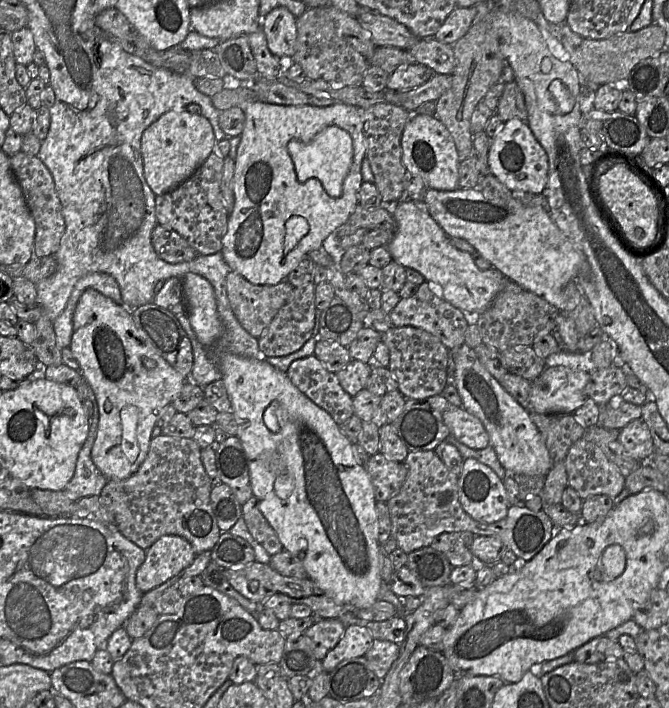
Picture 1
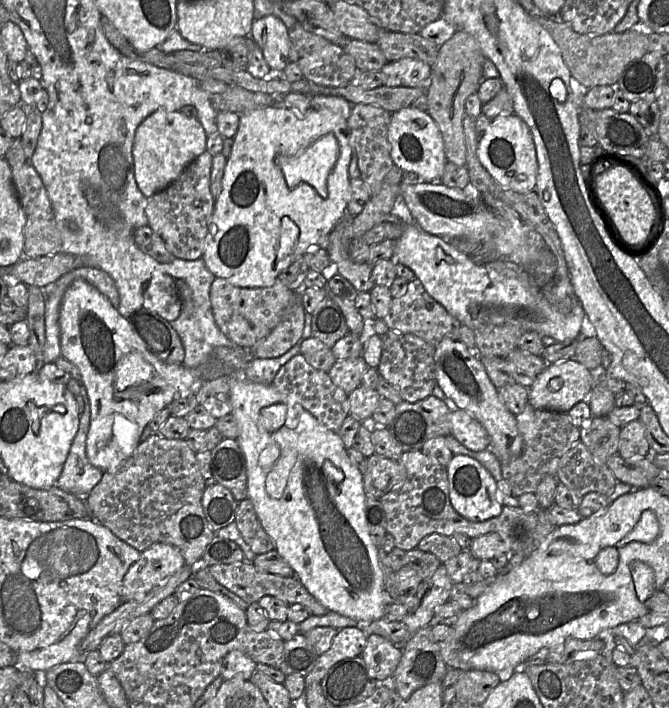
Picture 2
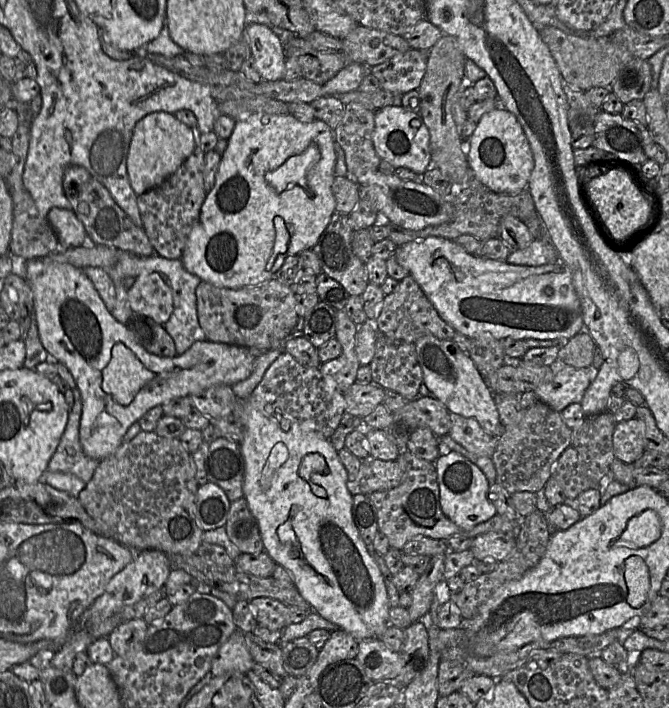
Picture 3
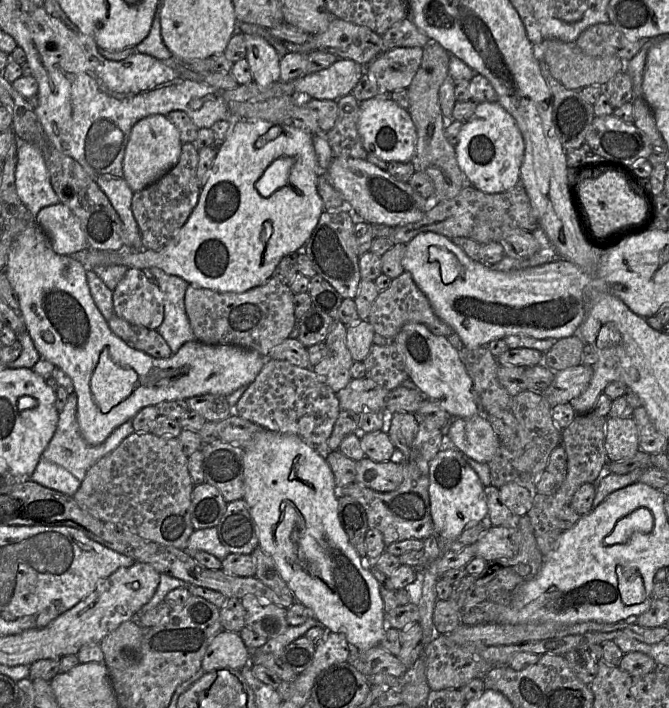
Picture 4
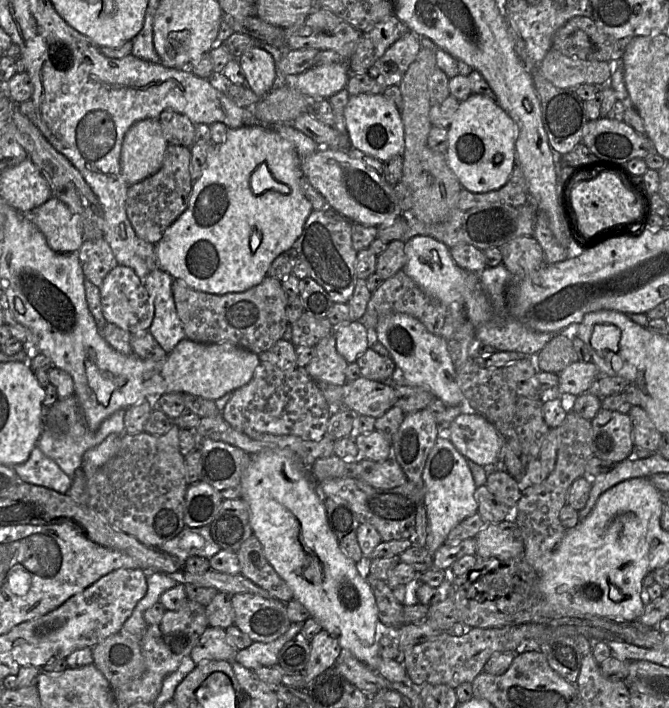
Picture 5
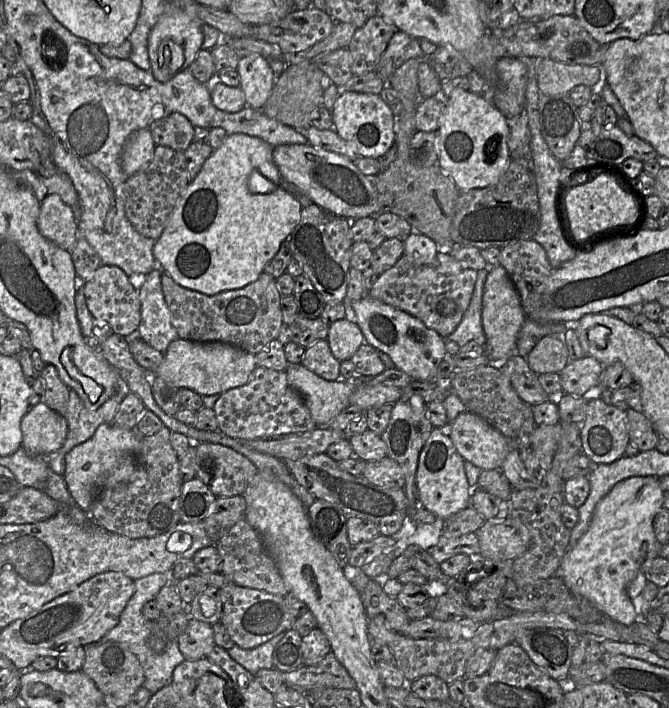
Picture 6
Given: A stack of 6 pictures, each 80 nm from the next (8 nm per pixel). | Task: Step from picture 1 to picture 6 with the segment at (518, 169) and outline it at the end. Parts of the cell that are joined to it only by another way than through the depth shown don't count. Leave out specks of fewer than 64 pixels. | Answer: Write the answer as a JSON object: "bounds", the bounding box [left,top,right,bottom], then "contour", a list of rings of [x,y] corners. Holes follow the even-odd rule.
{"bounds":[435,89,511,190],"contour":[[[455,89],[447,97],[436,130],[435,150],[438,154],[438,165],[444,173],[451,177],[459,190],[493,186],[499,182],[511,161],[511,152],[508,146],[509,135],[508,119],[499,109],[470,90]]]}

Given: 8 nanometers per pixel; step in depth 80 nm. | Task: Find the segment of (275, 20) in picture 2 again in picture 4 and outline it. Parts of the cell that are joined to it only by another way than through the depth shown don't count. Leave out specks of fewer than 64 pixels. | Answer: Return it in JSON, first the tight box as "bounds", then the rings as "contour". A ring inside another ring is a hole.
{"bounds":[245,34,281,87],"contour":[[[245,34],[245,40],[253,82],[268,87],[280,81],[281,56],[276,49],[261,36]]]}

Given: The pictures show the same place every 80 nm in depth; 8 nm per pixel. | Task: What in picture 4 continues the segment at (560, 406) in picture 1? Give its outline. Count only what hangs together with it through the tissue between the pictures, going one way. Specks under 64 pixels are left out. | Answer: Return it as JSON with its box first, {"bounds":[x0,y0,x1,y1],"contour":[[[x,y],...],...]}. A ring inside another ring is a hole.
{"bounds":[542,364,593,407],"contour":[[[586,364],[572,366],[555,373],[552,384],[542,393],[551,407],[566,404],[582,395],[593,376],[593,367]]]}

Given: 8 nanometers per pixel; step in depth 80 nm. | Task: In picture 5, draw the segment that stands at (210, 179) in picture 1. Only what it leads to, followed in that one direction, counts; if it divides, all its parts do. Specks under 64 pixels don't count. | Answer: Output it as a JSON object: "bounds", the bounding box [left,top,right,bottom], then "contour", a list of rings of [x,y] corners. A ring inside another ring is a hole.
{"bounds":[126,144,193,245],"contour":[[[169,144],[159,170],[128,186],[126,213],[135,232],[141,239],[156,245],[171,224],[188,207],[193,186],[190,161],[190,147]]]}

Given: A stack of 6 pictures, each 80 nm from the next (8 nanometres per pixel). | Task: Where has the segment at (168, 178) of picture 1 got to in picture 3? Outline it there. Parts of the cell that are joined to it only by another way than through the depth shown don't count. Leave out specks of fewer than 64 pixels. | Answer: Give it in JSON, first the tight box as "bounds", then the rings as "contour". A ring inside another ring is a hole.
{"bounds":[127,111,197,196],"contour":[[[163,111],[148,114],[136,123],[127,157],[127,172],[137,196],[160,185],[181,166],[197,147],[197,131],[180,122],[174,114]]]}

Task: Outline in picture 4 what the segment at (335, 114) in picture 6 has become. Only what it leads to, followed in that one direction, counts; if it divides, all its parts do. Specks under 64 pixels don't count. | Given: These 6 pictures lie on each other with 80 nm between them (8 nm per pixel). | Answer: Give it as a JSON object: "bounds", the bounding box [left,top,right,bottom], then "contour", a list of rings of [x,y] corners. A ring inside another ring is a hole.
{"bounds":[358,96,417,162],"contour":[[[377,96],[360,102],[358,133],[369,154],[389,162],[411,162],[415,155],[417,133],[407,110],[388,96]]]}

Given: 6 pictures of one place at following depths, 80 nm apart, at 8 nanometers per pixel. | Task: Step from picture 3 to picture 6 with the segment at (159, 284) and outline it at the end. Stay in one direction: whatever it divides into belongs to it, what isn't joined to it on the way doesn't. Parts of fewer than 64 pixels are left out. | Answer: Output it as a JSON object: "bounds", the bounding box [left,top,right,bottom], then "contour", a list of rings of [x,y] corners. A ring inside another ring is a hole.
{"bounds":[81,266,141,336],"contour":[[[100,266],[89,280],[81,280],[81,289],[93,318],[106,321],[113,333],[128,336],[138,330],[141,321],[139,289],[131,283],[129,275],[121,268]]]}

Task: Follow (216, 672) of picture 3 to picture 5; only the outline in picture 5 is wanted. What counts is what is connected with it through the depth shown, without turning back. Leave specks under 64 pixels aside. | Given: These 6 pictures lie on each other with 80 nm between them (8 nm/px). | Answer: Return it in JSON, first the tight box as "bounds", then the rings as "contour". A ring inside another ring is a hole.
{"bounds":[189,626,237,664],"contour":[[[209,626],[201,635],[189,657],[195,664],[209,660],[231,662],[234,661],[237,651],[227,643],[224,629]]]}

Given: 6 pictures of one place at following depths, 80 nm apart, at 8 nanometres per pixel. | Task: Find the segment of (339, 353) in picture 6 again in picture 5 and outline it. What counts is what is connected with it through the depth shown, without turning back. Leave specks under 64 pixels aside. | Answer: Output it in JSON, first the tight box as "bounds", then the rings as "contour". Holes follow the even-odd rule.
{"bounds":[333,321,368,363],"contour":[[[350,321],[333,327],[337,352],[347,361],[353,363],[368,348],[368,329],[360,321]]]}

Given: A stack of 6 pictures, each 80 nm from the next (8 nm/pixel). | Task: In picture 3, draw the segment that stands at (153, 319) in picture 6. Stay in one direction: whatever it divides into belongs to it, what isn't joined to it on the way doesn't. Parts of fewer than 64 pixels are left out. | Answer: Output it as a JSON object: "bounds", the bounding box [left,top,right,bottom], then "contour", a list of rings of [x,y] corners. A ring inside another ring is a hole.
{"bounds":[143,254,206,355],"contour":[[[156,254],[143,258],[143,270],[158,273],[171,288],[173,312],[163,327],[174,340],[177,355],[185,353],[197,341],[206,341],[205,333],[198,321],[196,304],[196,288],[202,281],[189,273],[180,259],[166,259]]]}

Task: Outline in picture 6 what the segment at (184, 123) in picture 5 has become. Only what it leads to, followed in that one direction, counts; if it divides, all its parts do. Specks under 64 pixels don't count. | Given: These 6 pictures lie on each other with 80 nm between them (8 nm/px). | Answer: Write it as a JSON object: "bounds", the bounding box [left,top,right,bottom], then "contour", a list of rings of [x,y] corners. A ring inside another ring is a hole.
{"bounds":[148,112,194,151],"contour":[[[179,112],[154,120],[148,126],[156,145],[184,151],[194,141],[194,126]]]}

